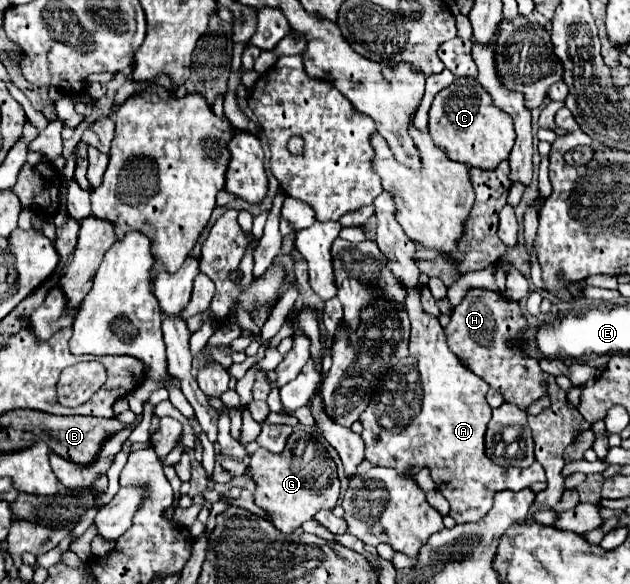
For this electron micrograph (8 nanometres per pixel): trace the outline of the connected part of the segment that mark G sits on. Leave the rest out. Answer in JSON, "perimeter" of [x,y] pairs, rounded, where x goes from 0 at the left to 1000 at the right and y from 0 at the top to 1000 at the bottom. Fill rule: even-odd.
{"perimeter":[[[467,736],[444,777],[429,777],[413,767],[400,777],[397,801],[406,822],[406,866],[419,870],[429,880],[432,897],[451,914],[460,914],[486,890],[495,890],[508,870],[530,870],[540,849],[533,795],[521,781],[514,760],[492,740]]]}

